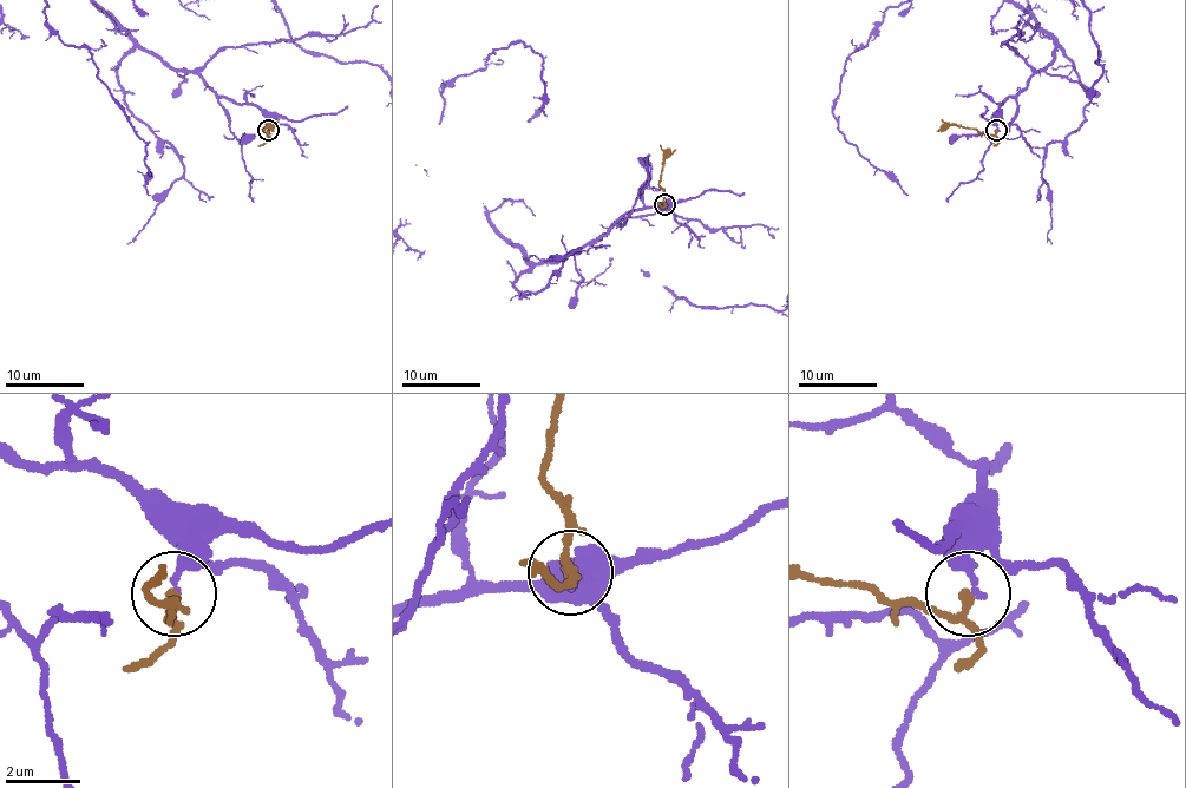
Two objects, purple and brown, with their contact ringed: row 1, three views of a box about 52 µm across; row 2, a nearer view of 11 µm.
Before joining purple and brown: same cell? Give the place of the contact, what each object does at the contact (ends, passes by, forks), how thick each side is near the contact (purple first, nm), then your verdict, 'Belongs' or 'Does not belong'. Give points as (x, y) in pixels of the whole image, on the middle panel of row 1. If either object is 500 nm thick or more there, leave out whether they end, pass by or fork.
Place: (664, 204). At the ring purple ends. At the ring brown passes by. Thickness 240 nm (purple) against 200 nm. Does not belong

